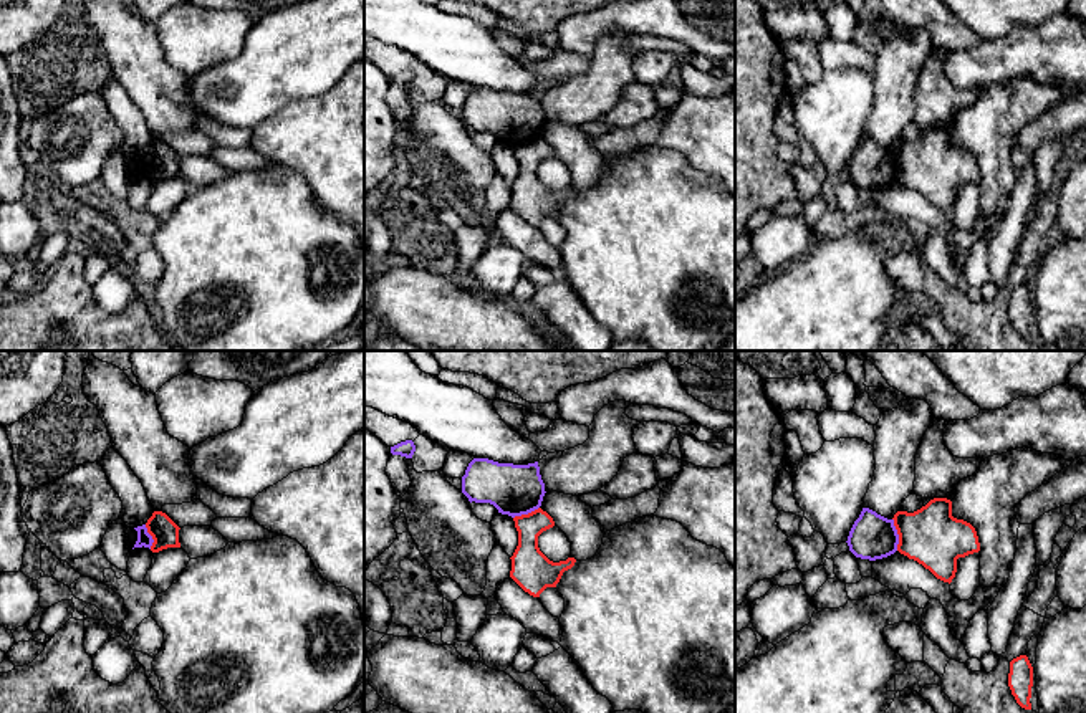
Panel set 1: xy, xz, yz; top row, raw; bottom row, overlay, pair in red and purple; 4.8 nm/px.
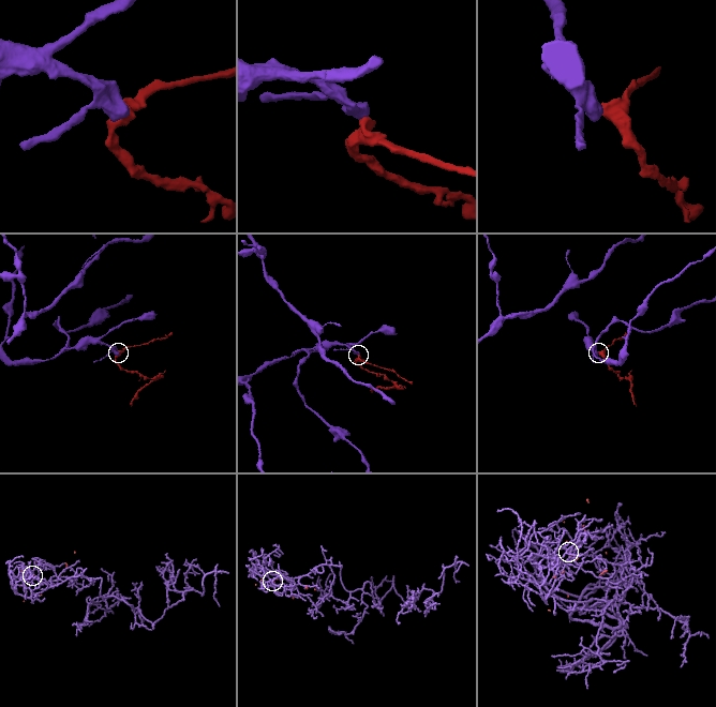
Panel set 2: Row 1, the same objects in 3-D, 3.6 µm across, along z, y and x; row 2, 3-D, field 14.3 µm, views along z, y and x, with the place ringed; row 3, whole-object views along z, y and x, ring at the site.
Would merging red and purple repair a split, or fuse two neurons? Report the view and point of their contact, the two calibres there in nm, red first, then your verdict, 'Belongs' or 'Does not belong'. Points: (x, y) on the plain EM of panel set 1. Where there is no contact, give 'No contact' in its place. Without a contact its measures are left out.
Touches red at yz (898, 162). Thickness 280 nm (red) against 220 nm. Does not belong

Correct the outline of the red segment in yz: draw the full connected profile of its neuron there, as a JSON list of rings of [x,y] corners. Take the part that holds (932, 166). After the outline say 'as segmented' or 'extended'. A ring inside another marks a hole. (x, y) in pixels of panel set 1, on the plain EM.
[[[934,127],[914,142],[897,141],[897,180],[917,190],[937,208],[952,212],[957,189],[980,180],[975,157],[952,146],[952,131]]]; as segmented

